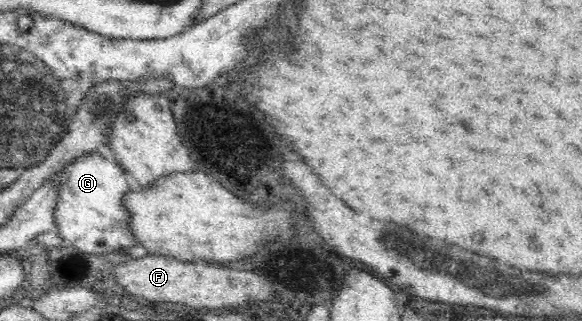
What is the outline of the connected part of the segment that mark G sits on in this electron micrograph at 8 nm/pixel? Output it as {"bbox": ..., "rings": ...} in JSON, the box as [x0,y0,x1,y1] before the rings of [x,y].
{"bbox":[50,153,139,255],"rings":[[[89,153],[61,169],[50,179],[59,186],[55,207],[55,225],[58,235],[68,248],[87,255],[120,253],[137,247],[139,240],[129,228],[129,212],[123,197],[129,193],[125,170],[117,161],[109,161],[100,154]]]}

